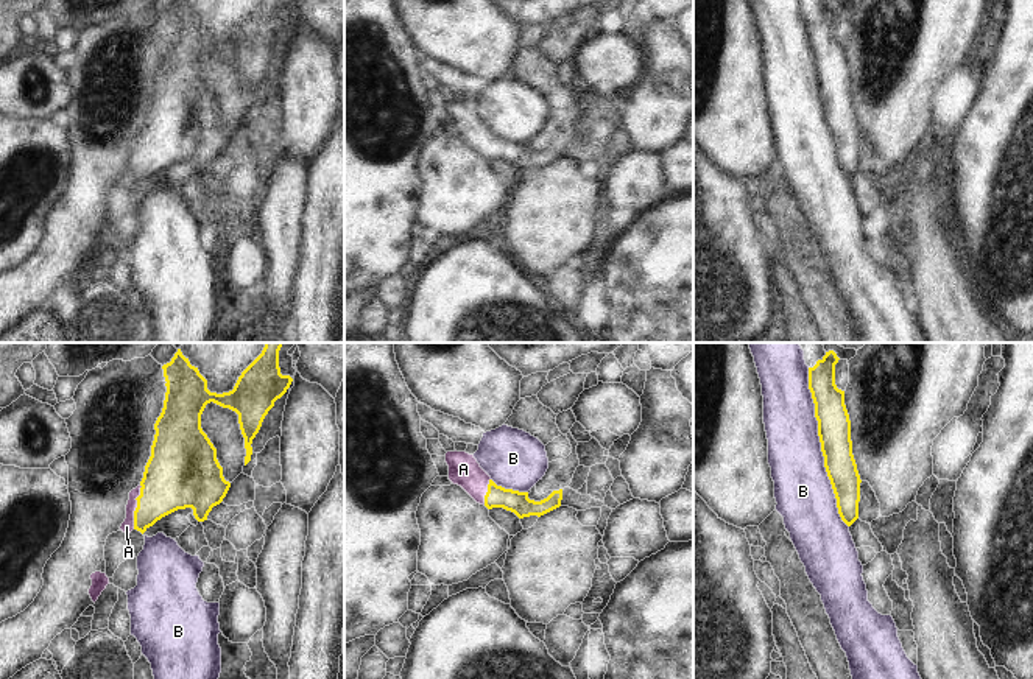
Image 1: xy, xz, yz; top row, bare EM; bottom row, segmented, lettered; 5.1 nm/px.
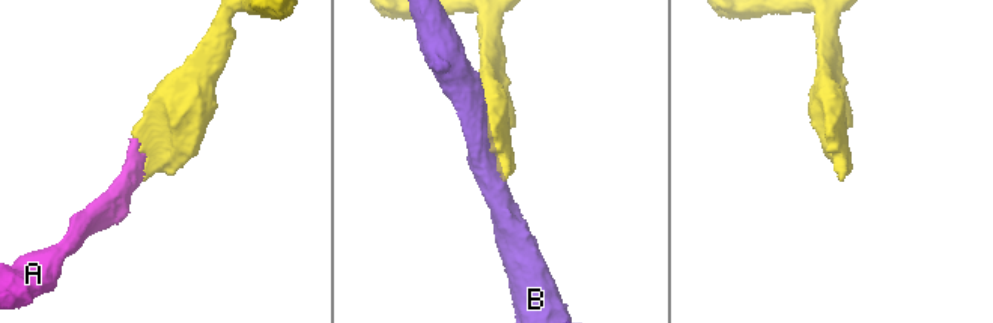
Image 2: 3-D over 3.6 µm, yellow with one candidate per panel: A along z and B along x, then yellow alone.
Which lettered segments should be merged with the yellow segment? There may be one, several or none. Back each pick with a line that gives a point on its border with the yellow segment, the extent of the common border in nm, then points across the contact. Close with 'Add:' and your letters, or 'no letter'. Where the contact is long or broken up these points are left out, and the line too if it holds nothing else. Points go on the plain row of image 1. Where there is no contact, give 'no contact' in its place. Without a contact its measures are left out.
A: xy (137, 158) | 240 nm
Add: A

